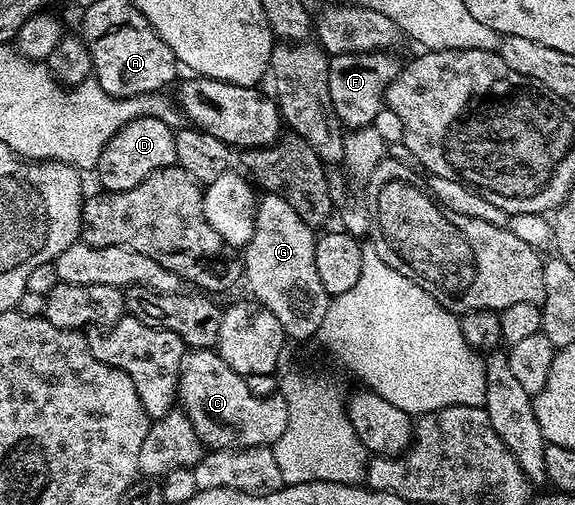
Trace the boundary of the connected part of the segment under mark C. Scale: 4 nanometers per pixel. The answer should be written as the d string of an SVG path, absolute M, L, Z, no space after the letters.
M186 350L177 381L177 403L191 421L207 449L227 451L238 447L268 447L287 429L287 401L281 394L259 397L247 389L245 376L235 373L216 350Z

